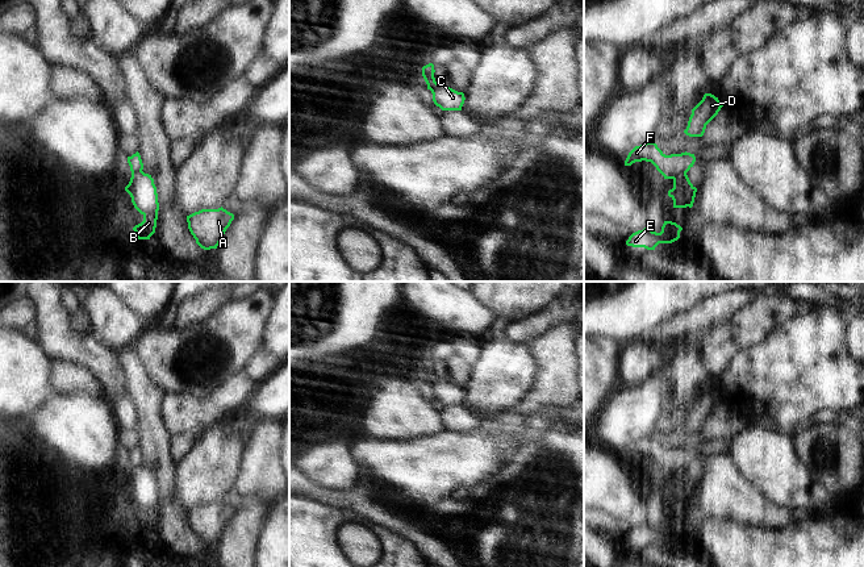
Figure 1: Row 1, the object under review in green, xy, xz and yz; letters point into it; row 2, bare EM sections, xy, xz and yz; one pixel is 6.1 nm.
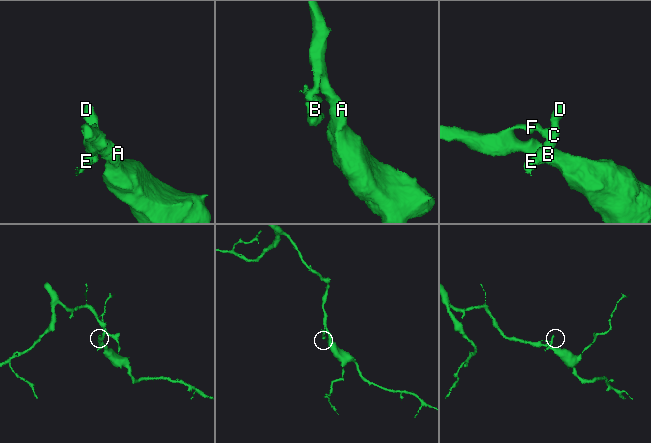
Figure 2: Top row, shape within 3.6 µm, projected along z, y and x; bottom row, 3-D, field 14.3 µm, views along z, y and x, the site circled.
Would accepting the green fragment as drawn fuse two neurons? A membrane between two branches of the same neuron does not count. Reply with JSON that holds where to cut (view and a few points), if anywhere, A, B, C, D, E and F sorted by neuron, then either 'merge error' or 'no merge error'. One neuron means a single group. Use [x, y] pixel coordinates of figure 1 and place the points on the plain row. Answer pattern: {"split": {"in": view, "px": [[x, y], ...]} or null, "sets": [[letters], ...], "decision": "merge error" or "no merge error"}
{"split": {"in": "yz", "px": [[685, 467], [680, 467], [673, 475]]}, "sets": [["A", "F"], ["B", "C", "D", "E"]], "decision": "merge error"}

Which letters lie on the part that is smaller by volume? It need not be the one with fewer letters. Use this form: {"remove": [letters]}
{"remove": ["B", "C", "D", "E"]}

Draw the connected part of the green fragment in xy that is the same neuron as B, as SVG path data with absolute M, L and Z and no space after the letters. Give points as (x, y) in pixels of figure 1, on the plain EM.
M143 466L134 467L125 485L130 489L134 503L143 510L143 516L133 522L135 533L150 534L155 528L159 505L154 474Z

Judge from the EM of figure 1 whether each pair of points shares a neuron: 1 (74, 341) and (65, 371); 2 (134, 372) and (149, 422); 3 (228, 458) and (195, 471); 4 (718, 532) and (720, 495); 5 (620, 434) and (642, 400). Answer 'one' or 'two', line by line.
1: two
2: one
3: one
4: two
5: one

